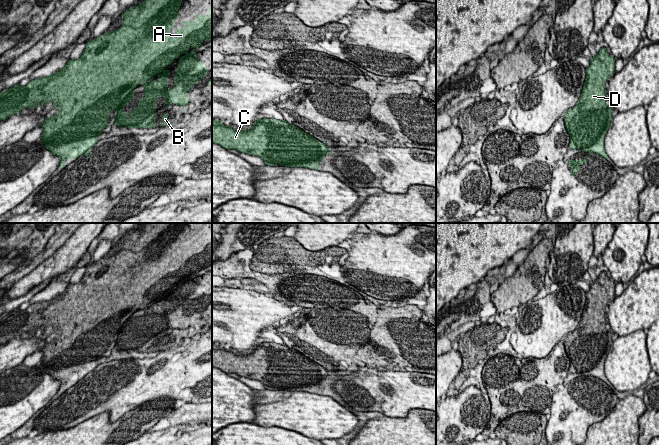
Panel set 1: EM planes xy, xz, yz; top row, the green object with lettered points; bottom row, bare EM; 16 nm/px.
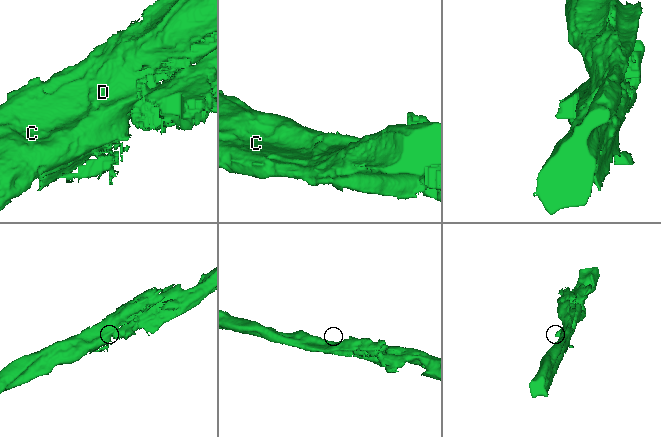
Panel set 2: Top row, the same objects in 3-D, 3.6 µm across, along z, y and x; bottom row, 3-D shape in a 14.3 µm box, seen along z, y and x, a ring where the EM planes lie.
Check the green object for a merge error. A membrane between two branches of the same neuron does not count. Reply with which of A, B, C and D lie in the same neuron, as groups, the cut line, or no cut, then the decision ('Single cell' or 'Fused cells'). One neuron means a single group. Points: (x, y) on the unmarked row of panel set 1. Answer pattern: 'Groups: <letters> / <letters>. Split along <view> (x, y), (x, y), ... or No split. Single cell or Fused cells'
Groups: A C D / B. Split along xy (107, 345), (82, 354), (89, 367), (84, 377). Fused cells

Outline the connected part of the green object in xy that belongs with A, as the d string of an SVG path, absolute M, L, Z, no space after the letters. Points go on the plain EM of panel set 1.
M147 223L122 238L122 251L107 256L86 267L86 272L77 284L69 284L65 291L59 295L38 303L31 304L26 310L16 308L0 317L0 345L6 344L12 338L19 338L23 332L41 331L49 325L53 326L55 334L57 329L60 335L52 341L45 342L41 351L43 357L41 366L46 372L61 382L58 391L65 391L68 383L77 383L90 373L88 361L82 361L82 354L93 351L96 345L109 346L112 334L118 334L124 322L144 305L151 304L155 299L164 295L181 278L188 278L189 272L202 271L202 265L209 265L212 271L212 231L208 239L196 239L195 245L184 245L182 253L176 253L175 261L170 261L170 254L174 252L174 245L178 243L178 234L183 223Z

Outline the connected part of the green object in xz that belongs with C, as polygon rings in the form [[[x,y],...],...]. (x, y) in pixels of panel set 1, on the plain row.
[[[262,342],[257,344],[250,354],[234,354],[232,350],[224,349],[223,345],[212,344],[212,367],[219,368],[227,374],[235,373],[248,379],[258,380],[268,390],[280,388],[286,391],[313,393],[313,386],[306,385],[305,381],[315,364],[313,360],[285,344]]]

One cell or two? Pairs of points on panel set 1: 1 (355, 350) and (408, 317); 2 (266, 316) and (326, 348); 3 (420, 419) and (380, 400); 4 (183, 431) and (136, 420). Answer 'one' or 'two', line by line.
1: one
2: two
3: two
4: two

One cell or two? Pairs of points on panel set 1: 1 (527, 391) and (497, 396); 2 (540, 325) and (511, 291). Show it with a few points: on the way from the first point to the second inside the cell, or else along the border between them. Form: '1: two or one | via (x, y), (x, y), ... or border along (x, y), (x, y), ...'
1: one | via (520, 391), (510, 391), (504, 396)
2: two | border along (528, 301), (526, 304)

